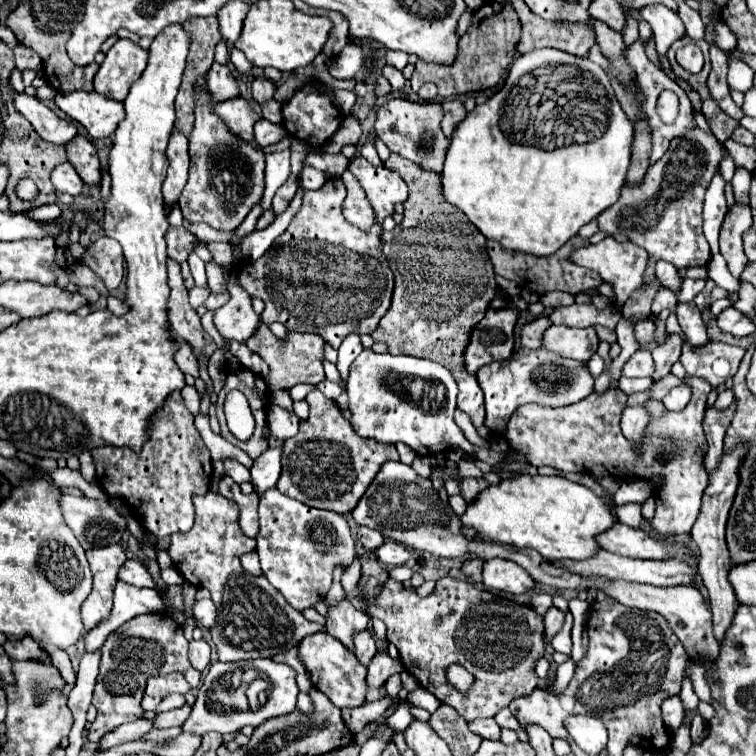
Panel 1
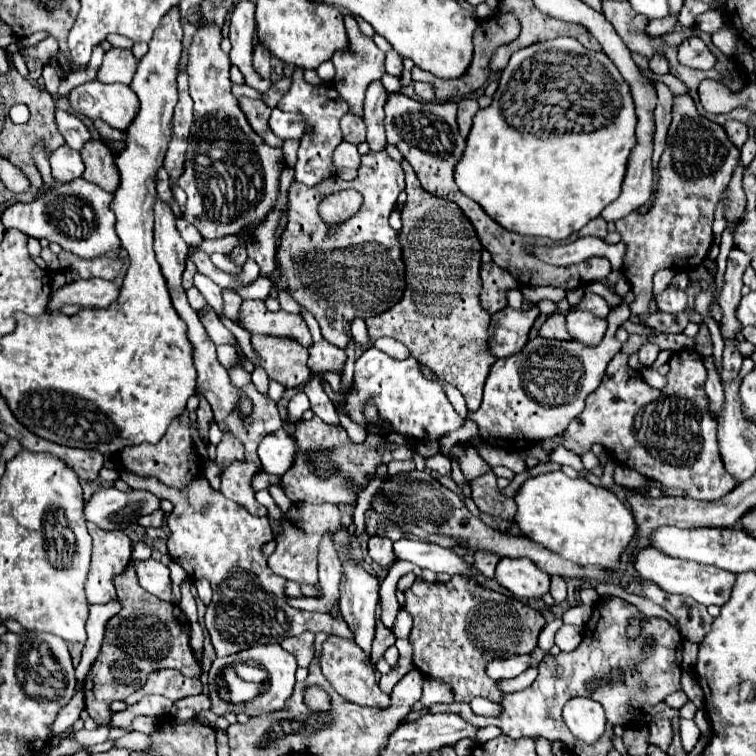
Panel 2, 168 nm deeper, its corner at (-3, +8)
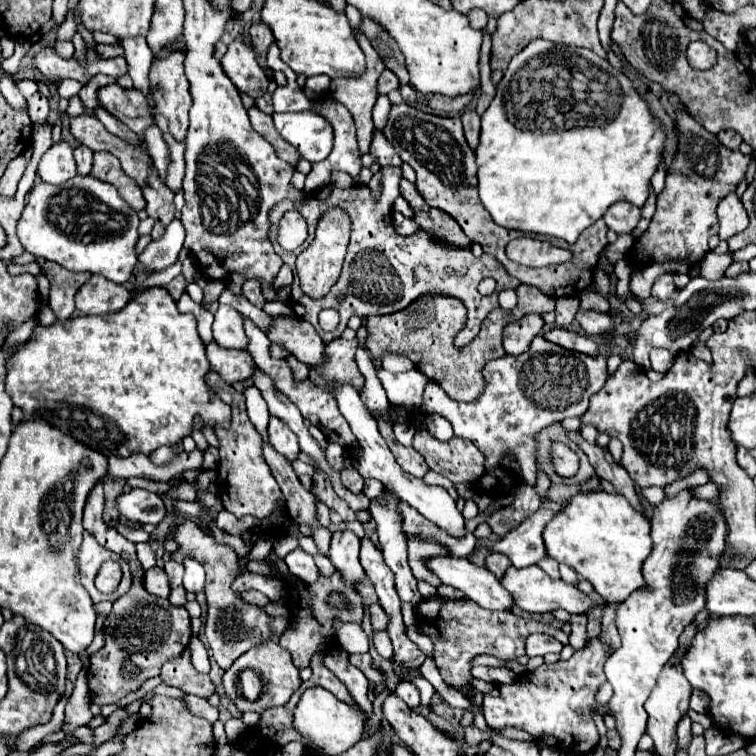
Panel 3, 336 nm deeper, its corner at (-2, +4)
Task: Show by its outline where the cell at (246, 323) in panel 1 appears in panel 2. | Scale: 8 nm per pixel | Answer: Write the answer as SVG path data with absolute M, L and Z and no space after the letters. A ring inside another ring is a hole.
M243 300L239 308L239 322L249 334L271 334L295 338L303 346L311 346L311 334L299 314L285 310L269 312L263 300Z

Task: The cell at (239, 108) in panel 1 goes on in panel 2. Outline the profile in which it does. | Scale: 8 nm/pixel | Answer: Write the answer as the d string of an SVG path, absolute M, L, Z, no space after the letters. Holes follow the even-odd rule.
M239 98L239 108L245 112L249 126L269 144L269 146L281 146L283 140L275 138L267 126L267 118L271 114L271 108L263 100L251 100L251 98Z

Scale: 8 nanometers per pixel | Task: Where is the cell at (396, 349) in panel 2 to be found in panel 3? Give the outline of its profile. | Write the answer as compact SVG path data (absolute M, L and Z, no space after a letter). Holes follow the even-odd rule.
M384 354L382 368L390 370L390 372L406 372L406 370L412 370L414 364L402 354Z

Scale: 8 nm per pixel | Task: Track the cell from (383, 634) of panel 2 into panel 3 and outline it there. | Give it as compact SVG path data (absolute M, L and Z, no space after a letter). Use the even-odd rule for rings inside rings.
M372 602L368 606L370 610L370 616L372 616L372 626L374 626L374 632L380 632L380 630L386 630L388 626L388 614L382 610L382 606L378 602Z

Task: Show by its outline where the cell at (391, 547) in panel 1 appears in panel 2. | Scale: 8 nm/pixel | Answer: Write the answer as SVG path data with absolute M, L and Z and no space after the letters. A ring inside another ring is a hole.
M401 538L401 540L393 542L393 552L395 552L397 560L413 562L419 568L429 568L433 572L447 572L449 576L453 576L453 574L471 576L469 566L459 552L453 552L453 550L433 544L433 542L429 544L429 542Z

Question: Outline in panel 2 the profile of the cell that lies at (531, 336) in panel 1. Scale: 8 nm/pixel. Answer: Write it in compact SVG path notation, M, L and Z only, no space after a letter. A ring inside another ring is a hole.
M561 312L551 314L543 322L543 326L539 328L539 336L543 336L543 338L557 338L557 340L569 340L571 336L565 330L565 316Z

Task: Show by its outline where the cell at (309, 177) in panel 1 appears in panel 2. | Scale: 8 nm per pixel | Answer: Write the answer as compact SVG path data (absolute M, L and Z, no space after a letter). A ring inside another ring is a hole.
M295 70L293 86L281 98L279 108L285 110L285 112L301 114L307 122L307 128L309 128L309 134L303 134L303 138L301 138L299 158L297 158L297 164L295 164L295 180L299 180L307 186L315 186L315 184L323 182L325 178L333 176L335 168L333 168L333 162L331 162L331 154L343 142L343 136L341 136L341 130L339 130L339 120L349 110L347 102L343 102L333 88L305 86L303 70Z

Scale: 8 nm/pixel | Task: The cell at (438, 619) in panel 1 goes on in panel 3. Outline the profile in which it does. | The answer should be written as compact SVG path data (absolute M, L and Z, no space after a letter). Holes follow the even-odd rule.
M430 598L416 606L416 624L428 634L434 642L434 662L444 678L446 684L462 690L466 696L470 694L468 682L470 676L470 660L476 654L490 654L496 658L520 658L524 656L524 644L526 638L532 632L538 630L550 630L550 634L556 634L556 640L560 644L568 644L568 634L560 628L552 628L548 624L526 620L516 616L514 612L490 612L482 610L480 606L474 606L470 600L446 600L446 598Z

